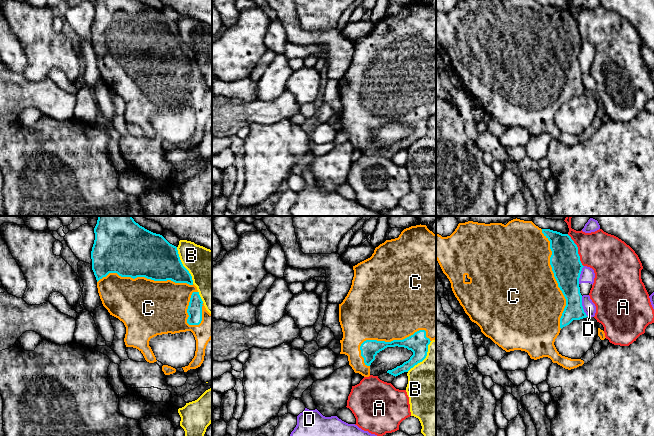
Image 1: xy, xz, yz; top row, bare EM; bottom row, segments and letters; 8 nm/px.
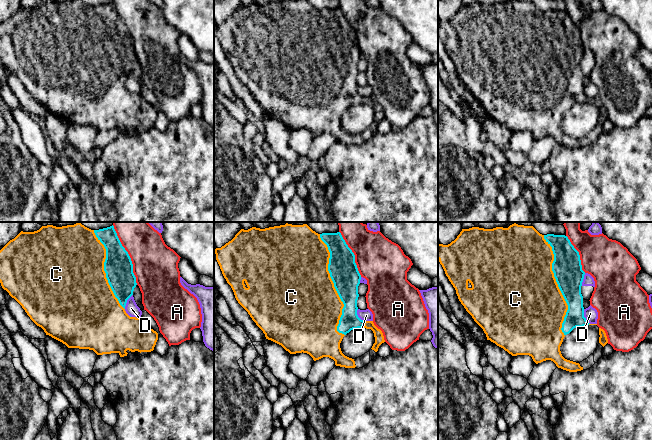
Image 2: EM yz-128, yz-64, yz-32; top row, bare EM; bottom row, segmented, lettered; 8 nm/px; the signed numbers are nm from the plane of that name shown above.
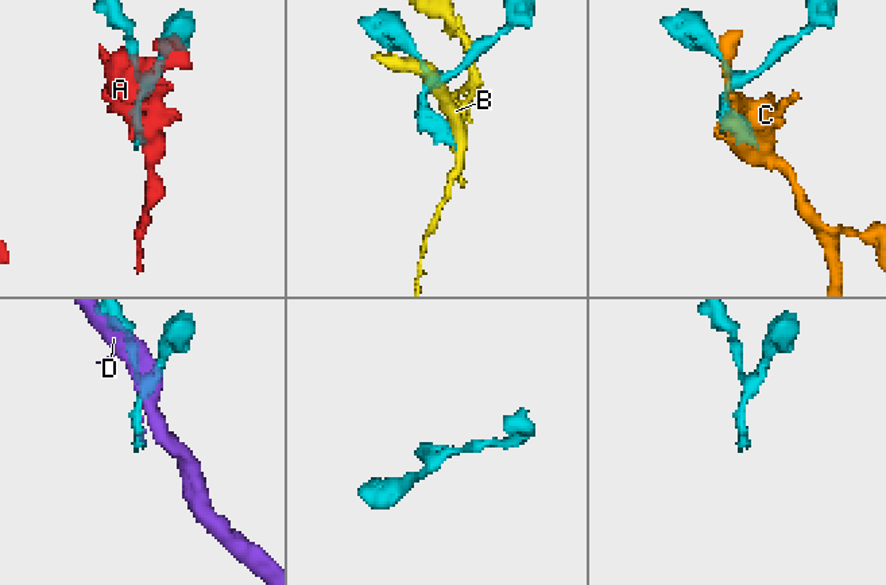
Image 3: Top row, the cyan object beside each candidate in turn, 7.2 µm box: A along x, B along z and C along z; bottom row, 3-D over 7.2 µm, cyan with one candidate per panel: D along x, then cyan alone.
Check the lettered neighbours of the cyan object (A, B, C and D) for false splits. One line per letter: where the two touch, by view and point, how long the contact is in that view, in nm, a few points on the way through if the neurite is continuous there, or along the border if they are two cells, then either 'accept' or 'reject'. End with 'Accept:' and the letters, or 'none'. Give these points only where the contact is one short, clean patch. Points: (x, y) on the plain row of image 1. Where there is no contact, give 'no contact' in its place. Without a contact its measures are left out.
A: yz (577, 26) | 300 nm | reject
B: xy (182, 41) | 320 nm | reject
C: yz (555, 54) | 800 nm | accept
D: yz (582, 82) | 180 nm | reject
Accept: C

